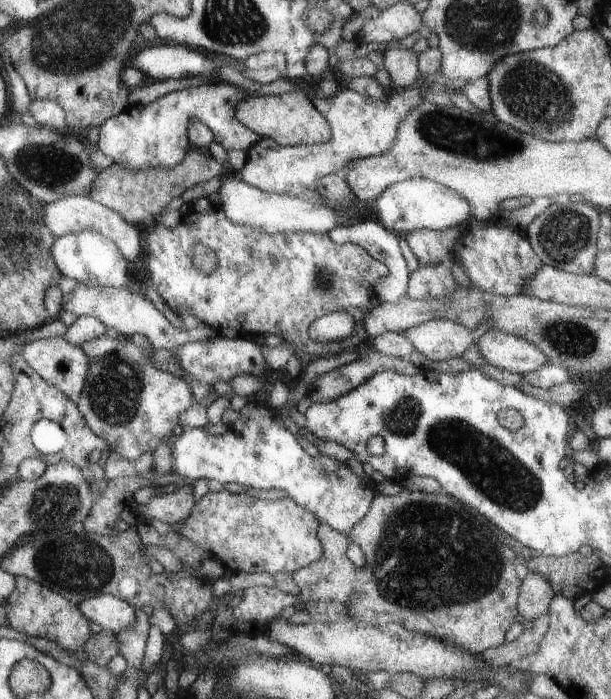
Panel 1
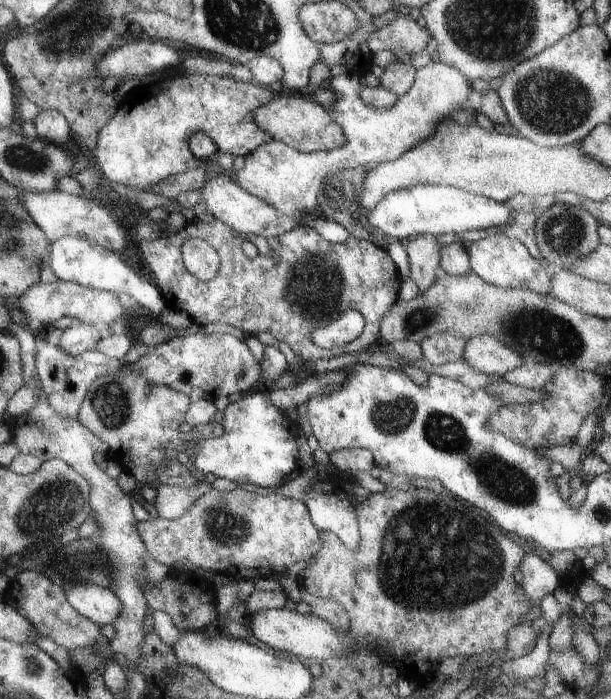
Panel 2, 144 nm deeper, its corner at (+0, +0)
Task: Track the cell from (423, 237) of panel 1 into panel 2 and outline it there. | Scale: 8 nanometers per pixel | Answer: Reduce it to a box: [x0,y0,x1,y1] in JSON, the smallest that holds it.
[403,236,441,292]

